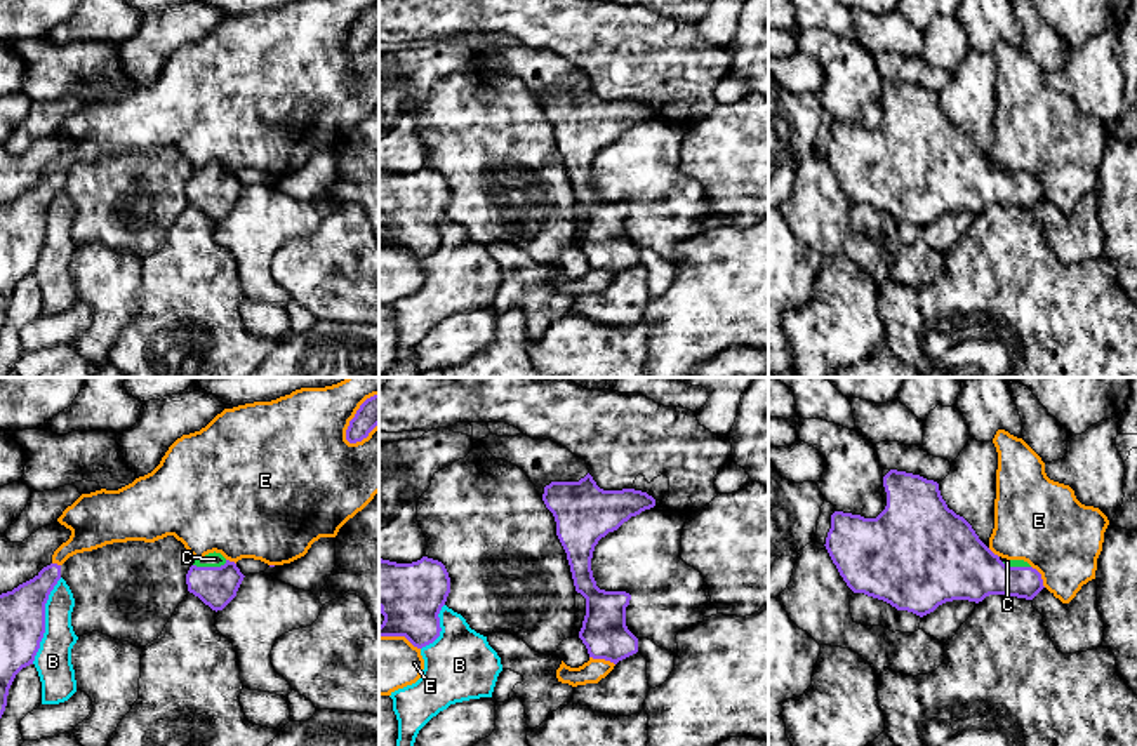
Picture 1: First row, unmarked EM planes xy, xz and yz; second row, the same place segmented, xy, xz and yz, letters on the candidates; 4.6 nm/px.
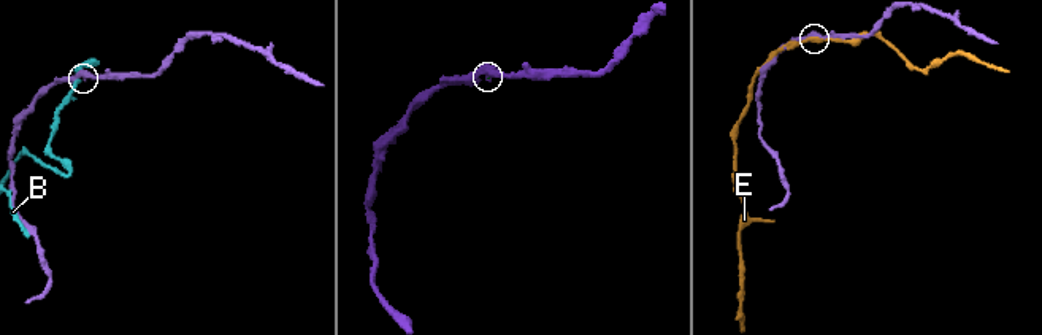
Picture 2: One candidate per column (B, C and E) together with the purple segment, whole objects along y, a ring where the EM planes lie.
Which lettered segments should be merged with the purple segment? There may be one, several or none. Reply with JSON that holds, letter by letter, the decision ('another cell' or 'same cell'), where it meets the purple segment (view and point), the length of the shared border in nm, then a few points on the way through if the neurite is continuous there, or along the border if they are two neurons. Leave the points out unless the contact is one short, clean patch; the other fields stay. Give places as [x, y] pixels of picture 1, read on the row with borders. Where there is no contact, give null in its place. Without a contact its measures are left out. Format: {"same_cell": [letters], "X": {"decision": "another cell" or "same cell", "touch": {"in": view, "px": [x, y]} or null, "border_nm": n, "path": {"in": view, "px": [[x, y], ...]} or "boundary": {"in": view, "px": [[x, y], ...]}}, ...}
{"same_cell": ["C"], "B": {"decision": "another cell", "touch": {"in": "xy", "px": [44, 621]}, "border_nm": 420}, "C": {"decision": "same cell", "touch": {"in": "xy", "px": [209, 567]}, "border_nm": 160, "path": {"in": "xy", "px": [[216, 586], [209, 567], [214, 559]]}}, "E": {"decision": "another cell", "touch": {"in": "xz", "px": [602, 658]}, "border_nm": 130}}

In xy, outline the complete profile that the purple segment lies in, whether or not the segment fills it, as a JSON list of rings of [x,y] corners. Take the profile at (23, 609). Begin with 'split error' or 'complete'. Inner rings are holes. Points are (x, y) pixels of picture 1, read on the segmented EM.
complete | [[[61,565],[43,567],[33,579],[0,595],[0,718],[16,675],[33,664],[45,633],[45,603],[61,579]]]

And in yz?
split error | [[[883,470],[883,511],[876,518],[834,511],[826,550],[854,593],[883,600],[920,617],[953,600],[982,602],[989,595],[1033,600],[1045,586],[1024,560],[1001,562],[972,525],[948,508],[939,483],[920,475]]]

